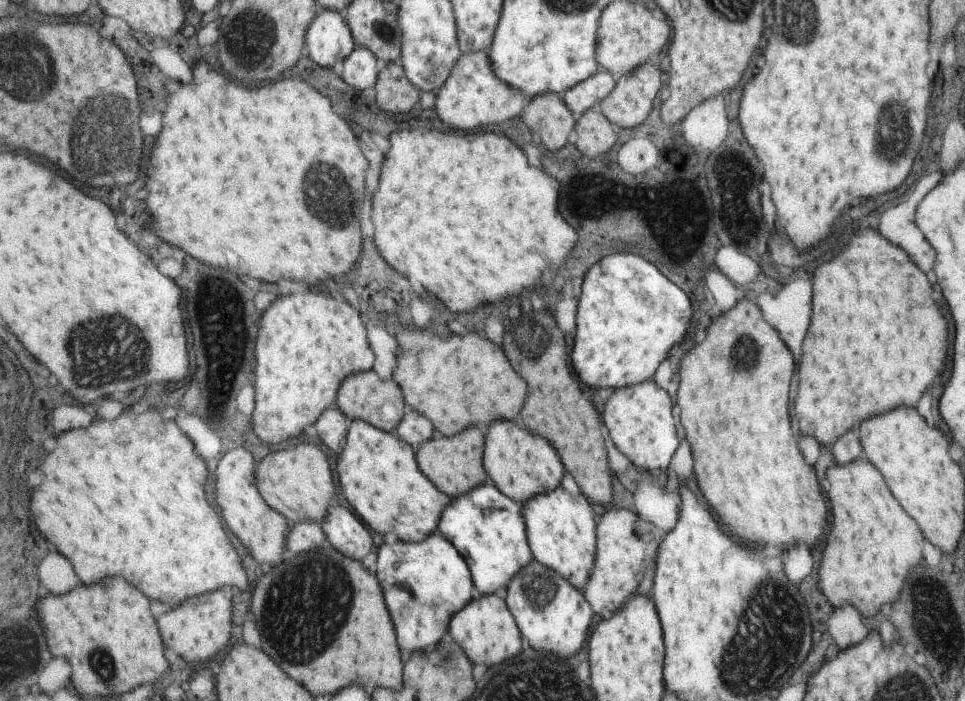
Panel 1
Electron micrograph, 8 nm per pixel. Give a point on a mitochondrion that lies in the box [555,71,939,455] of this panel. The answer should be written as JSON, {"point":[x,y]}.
{"point":[893,135]}

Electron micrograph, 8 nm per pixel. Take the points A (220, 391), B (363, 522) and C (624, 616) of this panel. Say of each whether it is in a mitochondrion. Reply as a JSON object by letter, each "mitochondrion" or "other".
{"A":"other","B":"other","C":"other"}

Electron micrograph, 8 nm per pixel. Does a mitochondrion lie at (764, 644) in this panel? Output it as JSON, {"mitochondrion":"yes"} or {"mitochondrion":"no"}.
{"mitochondrion":"yes"}

